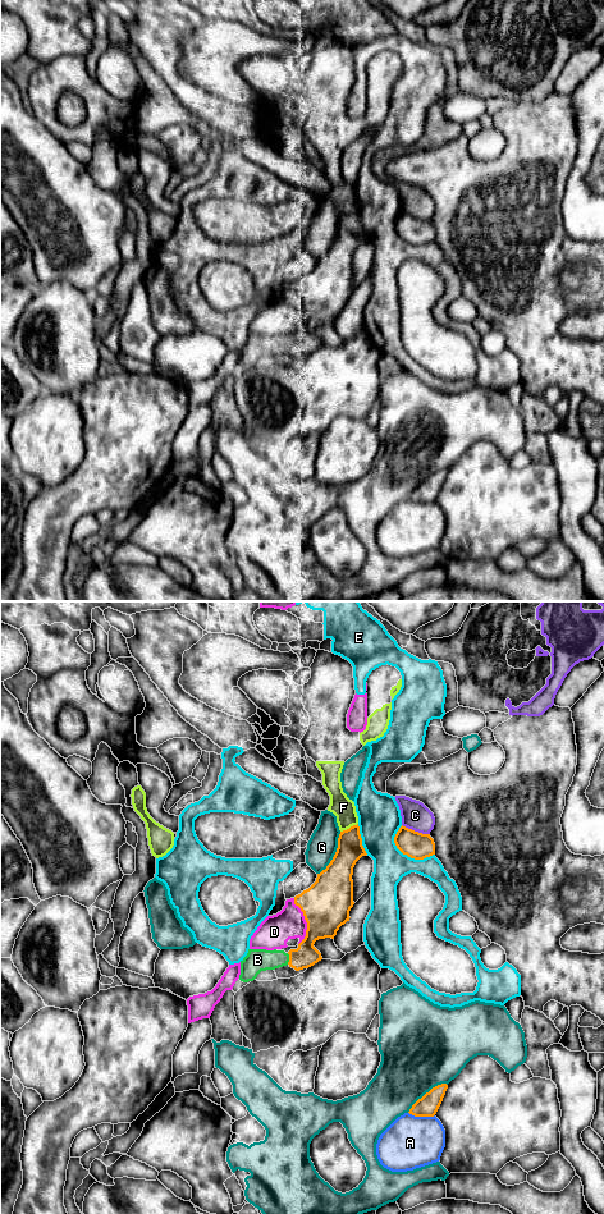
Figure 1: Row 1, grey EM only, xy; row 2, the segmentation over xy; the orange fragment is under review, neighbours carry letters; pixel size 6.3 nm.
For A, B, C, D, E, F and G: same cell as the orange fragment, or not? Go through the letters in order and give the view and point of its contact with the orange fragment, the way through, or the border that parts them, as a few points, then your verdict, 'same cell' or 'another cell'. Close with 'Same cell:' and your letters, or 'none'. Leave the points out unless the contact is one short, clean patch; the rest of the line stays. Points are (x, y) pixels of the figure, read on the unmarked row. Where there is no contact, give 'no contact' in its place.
A: xy (421, 502) | another cell
B: xy (289, 344) | across xy (306, 340), (301, 344), (289, 344), (257, 346) | same cell
C: xy (416, 218) | another cell
D: xy (306, 307) | another cell
E: xy (406, 239) | another cell
F: xy (349, 214) | another cell
G: xy (335, 239) | another cell
Same cell: B

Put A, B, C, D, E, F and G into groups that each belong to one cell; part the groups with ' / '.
A / B / C / D E / F / G

